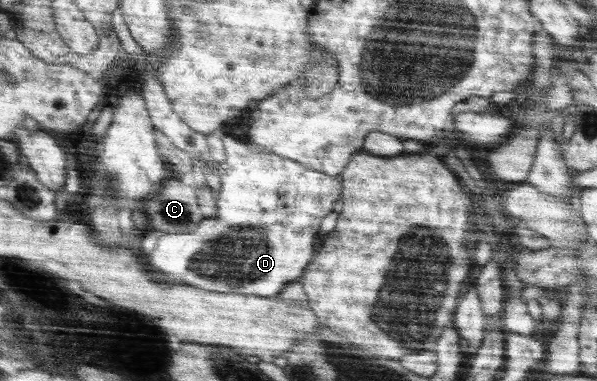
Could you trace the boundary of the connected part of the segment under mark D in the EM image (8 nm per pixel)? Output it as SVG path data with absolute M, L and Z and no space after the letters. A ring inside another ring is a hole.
M224 134L222 141L227 159L217 165L221 181L219 197L216 198L217 213L205 219L205 223L193 233L159 237L159 245L151 251L143 251L141 259L147 257L149 269L159 269L169 281L195 285L204 291L278 296L287 283L299 280L305 265L313 259L313 235L319 231L321 219L333 211L335 201L341 197L337 177L317 173L303 167L297 160L261 153L251 147L246 138Z

